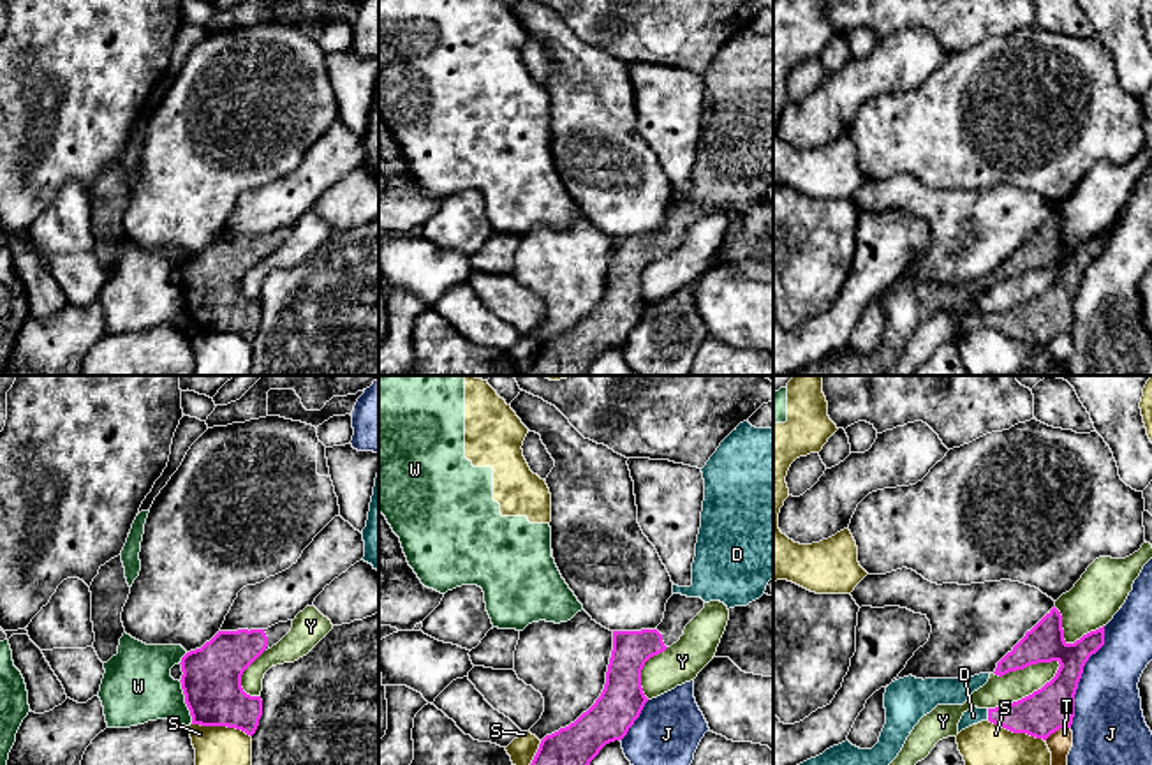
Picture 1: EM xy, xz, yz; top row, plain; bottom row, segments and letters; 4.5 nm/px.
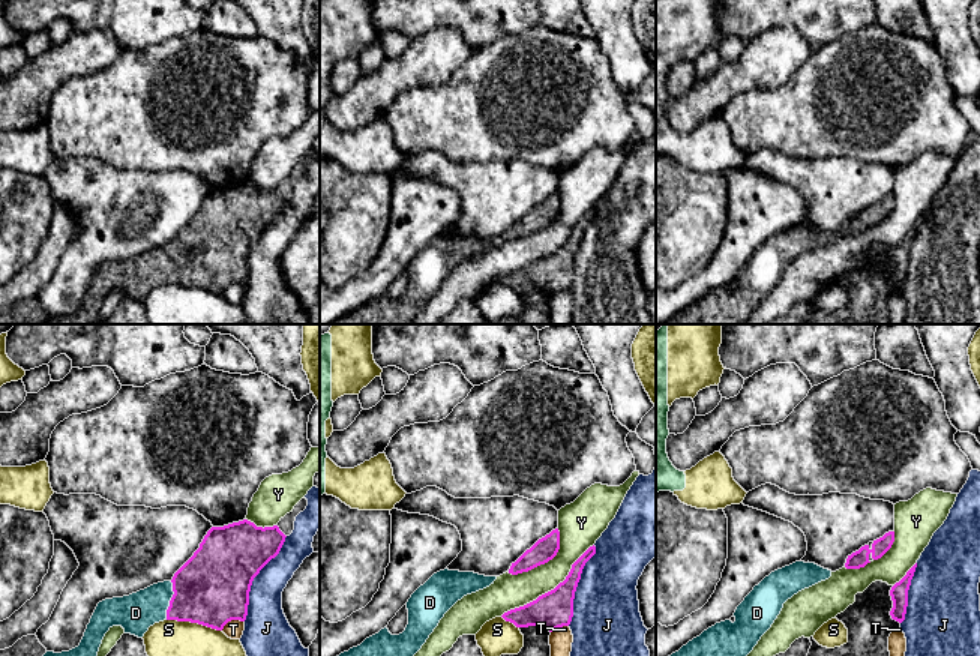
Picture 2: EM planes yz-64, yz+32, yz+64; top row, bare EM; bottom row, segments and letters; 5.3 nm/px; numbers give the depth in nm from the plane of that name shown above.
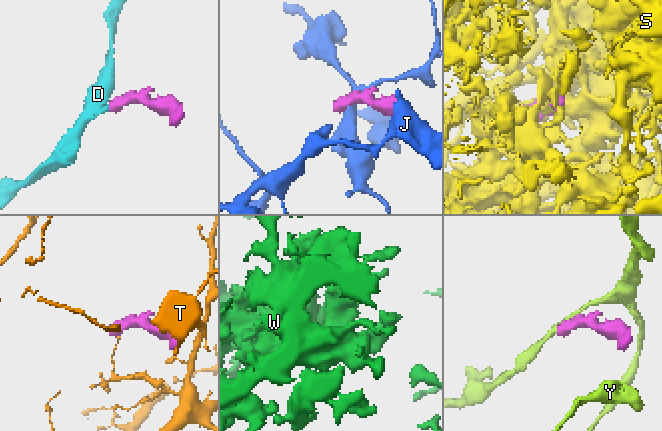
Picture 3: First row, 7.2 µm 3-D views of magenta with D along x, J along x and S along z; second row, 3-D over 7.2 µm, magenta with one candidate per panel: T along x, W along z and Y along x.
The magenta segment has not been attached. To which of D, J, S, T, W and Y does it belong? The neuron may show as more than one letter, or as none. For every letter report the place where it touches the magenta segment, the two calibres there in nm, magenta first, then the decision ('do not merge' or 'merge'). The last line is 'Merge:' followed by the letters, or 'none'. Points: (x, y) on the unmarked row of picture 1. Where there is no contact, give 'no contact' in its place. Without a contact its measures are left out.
D: yz (989, 319) | 200/70 nm | merge
J: yz (1080, 282) | 200/320 nm | do not merge
S: xy (222, 330) | 280/260 nm | do not merge
T: yz (1057, 334) | 200/110 nm | do not merge
W: xy (185, 307) | 280/320 nm | do not merge
Y: yz (1029, 300) | 200/140 nm | do not merge
Merge: D

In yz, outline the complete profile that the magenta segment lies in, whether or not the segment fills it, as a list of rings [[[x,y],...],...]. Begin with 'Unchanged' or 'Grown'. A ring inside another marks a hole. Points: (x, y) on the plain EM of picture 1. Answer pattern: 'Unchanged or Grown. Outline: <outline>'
Grown. Outline: [[[1053,212],[1025,241],[1008,257],[995,273],[1002,282],[1038,268],[1057,266],[1055,282],[1032,300],[1006,312],[964,317],[958,338],[981,326],[990,326],[1013,338],[1027,338],[1046,345],[1060,333],[1071,333],[1074,323],[1074,300],[1083,271],[1104,250],[1104,231],[1083,240],[1074,249],[1064,245],[1062,220]]]

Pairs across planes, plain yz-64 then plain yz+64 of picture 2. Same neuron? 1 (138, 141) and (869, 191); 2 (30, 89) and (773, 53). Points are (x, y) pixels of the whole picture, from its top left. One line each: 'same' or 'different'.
1: same
2: same

